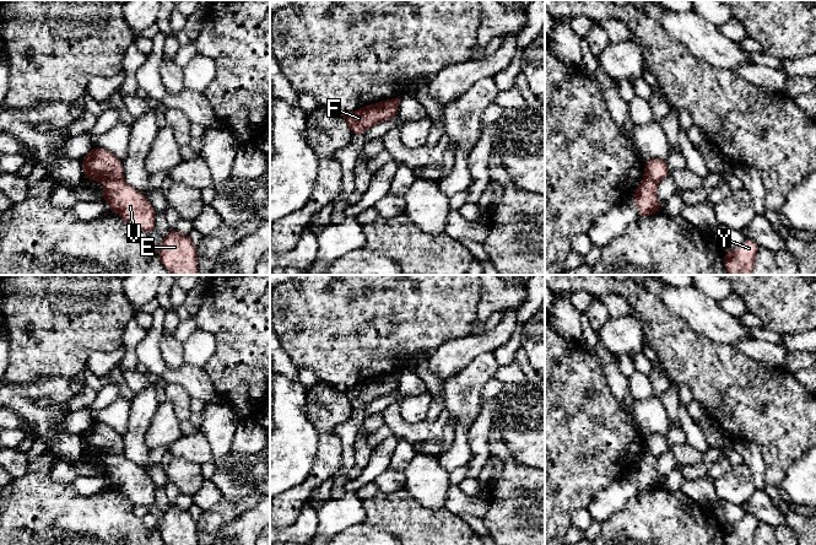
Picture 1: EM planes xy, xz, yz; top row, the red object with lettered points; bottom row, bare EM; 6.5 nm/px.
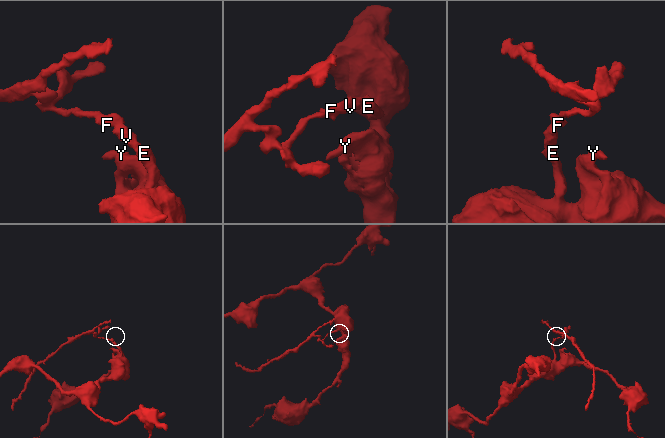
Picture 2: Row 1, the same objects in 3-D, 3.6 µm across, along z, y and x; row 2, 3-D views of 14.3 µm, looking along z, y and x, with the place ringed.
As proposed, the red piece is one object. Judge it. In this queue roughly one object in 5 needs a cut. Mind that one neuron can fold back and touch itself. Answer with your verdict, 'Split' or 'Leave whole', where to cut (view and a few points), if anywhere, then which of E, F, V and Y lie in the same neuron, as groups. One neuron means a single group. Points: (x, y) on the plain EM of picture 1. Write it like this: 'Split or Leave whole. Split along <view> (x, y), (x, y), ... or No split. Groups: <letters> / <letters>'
Split. Split along xz (378, 378), (392, 381), (396, 384). Groups: E V Y / F

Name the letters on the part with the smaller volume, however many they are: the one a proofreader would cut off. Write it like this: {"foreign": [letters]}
{"foreign": ["F"]}

